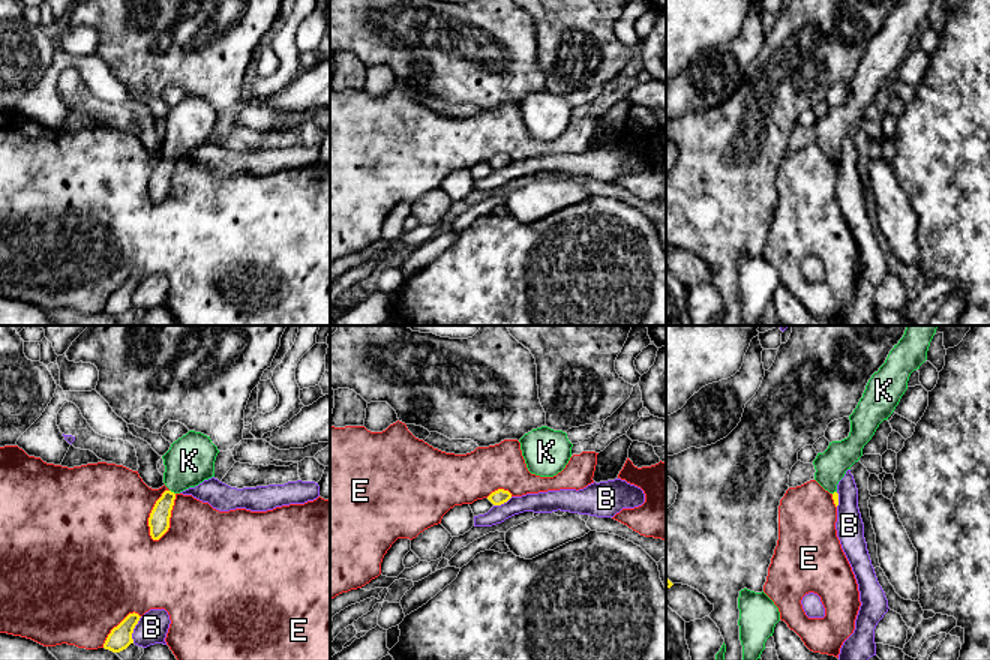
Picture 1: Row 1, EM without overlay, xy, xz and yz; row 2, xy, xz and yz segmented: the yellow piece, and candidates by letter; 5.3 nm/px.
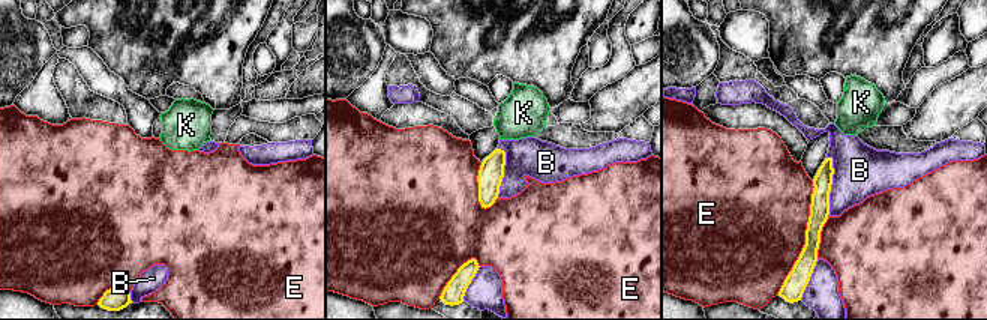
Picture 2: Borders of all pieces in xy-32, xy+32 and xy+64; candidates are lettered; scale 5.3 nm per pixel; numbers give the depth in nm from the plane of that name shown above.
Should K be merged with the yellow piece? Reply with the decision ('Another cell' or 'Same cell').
Same cell

